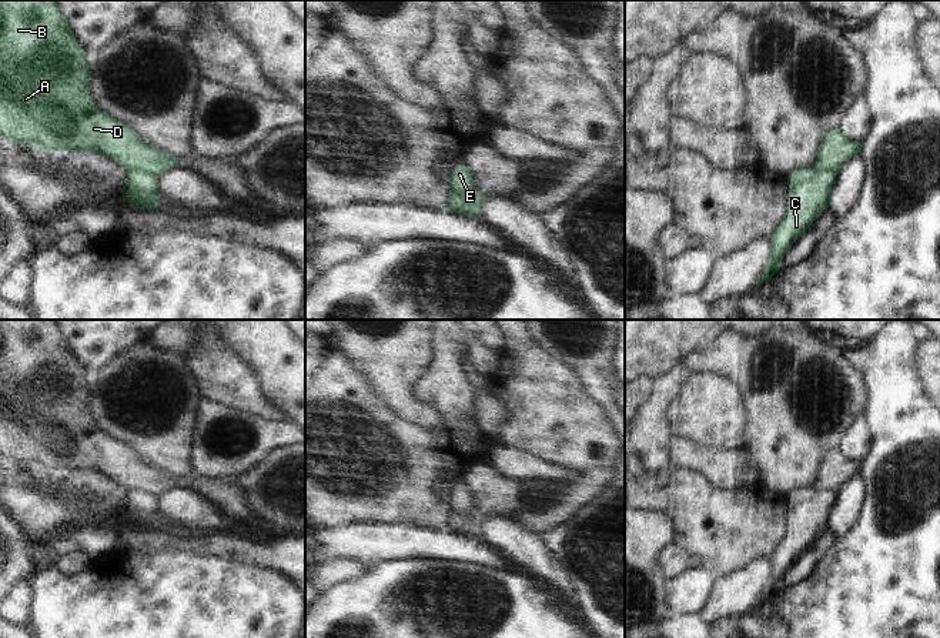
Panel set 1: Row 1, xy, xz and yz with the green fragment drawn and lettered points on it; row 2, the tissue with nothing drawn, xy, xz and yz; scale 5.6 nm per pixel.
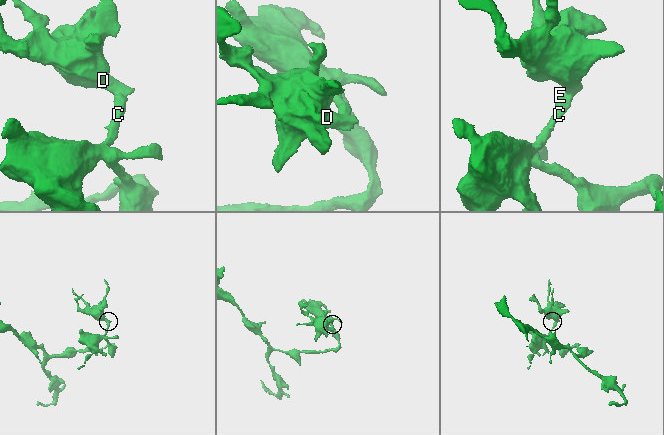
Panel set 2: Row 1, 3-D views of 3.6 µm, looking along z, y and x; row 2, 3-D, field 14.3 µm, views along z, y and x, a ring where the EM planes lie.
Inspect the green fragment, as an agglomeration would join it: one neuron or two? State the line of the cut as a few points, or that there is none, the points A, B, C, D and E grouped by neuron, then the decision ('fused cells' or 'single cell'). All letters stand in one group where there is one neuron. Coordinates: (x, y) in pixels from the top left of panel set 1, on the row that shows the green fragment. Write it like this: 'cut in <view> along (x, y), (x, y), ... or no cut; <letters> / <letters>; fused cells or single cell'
cut in xz along (472, 190), (462, 203), (445, 207); A B D / C E; fused cells

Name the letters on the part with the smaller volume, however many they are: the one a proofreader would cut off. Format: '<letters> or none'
A, B, D

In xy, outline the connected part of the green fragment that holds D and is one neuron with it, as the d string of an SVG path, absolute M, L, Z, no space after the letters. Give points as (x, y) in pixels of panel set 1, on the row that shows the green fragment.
M0 0L0 136L16 144L29 144L41 151L94 151L127 171L145 171L160 177L177 167L171 157L140 140L124 123L94 104L88 93L88 56L71 33L57 0Z

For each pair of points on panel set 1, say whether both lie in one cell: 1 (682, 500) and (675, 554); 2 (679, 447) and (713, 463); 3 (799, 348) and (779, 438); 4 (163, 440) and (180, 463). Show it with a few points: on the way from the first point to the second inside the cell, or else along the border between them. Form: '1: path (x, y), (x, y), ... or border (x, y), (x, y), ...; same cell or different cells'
1: border (681, 545), (699, 563); different cells
2: path (688, 454), (705, 460); same cell
3: path (795, 371), (795, 416); same cell
4: path (166, 446), (174, 457); same cell

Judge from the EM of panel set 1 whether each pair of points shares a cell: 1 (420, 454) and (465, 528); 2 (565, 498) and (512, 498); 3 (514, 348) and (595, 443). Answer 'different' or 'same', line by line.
1: different
2: same
3: same

